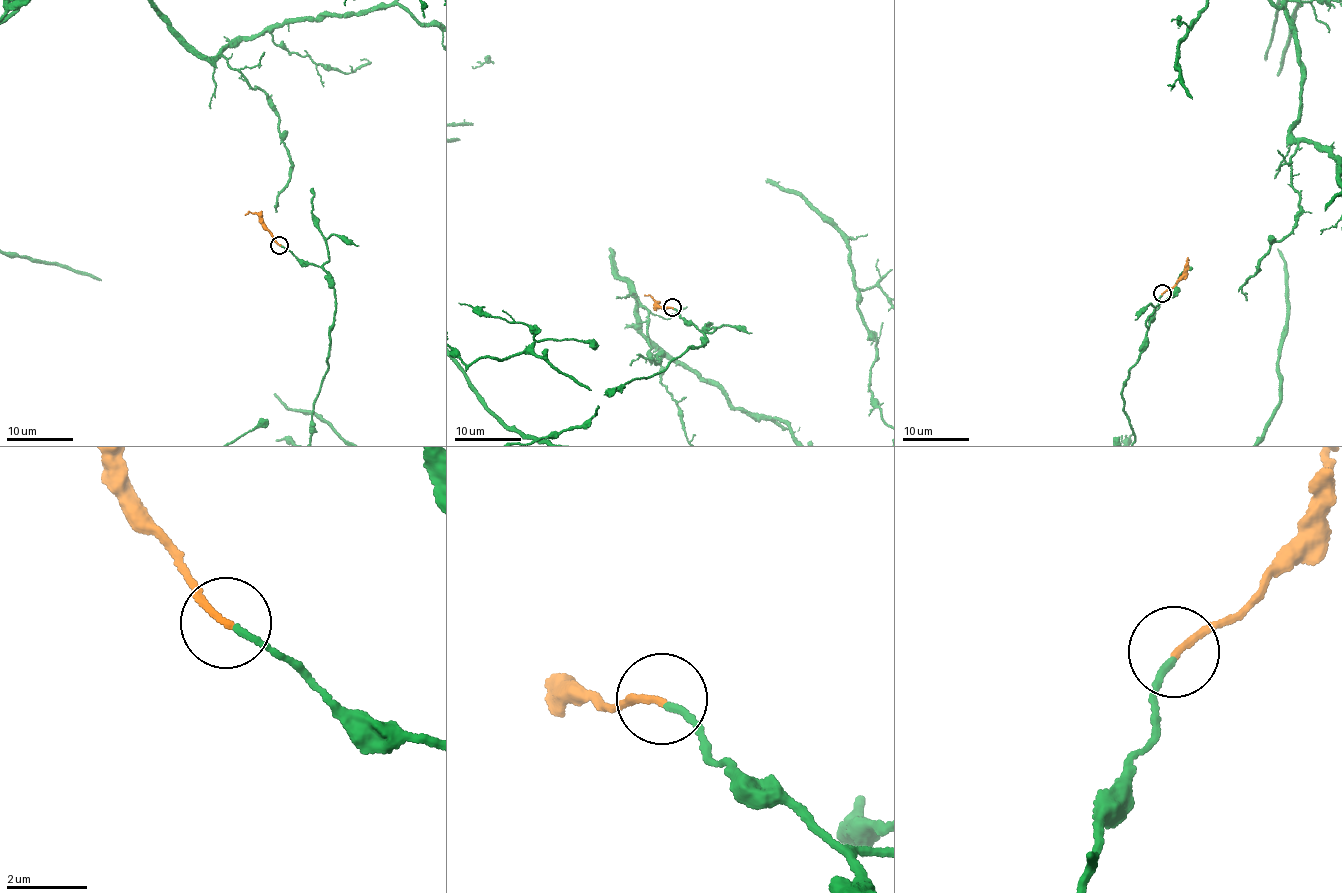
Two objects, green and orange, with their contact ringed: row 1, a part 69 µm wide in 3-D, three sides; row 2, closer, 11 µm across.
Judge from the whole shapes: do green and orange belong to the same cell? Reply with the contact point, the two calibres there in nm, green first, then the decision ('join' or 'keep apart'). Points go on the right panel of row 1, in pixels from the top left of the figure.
at (1162, 293); 140 nm thick on the green side, 150 nm on the other; join

